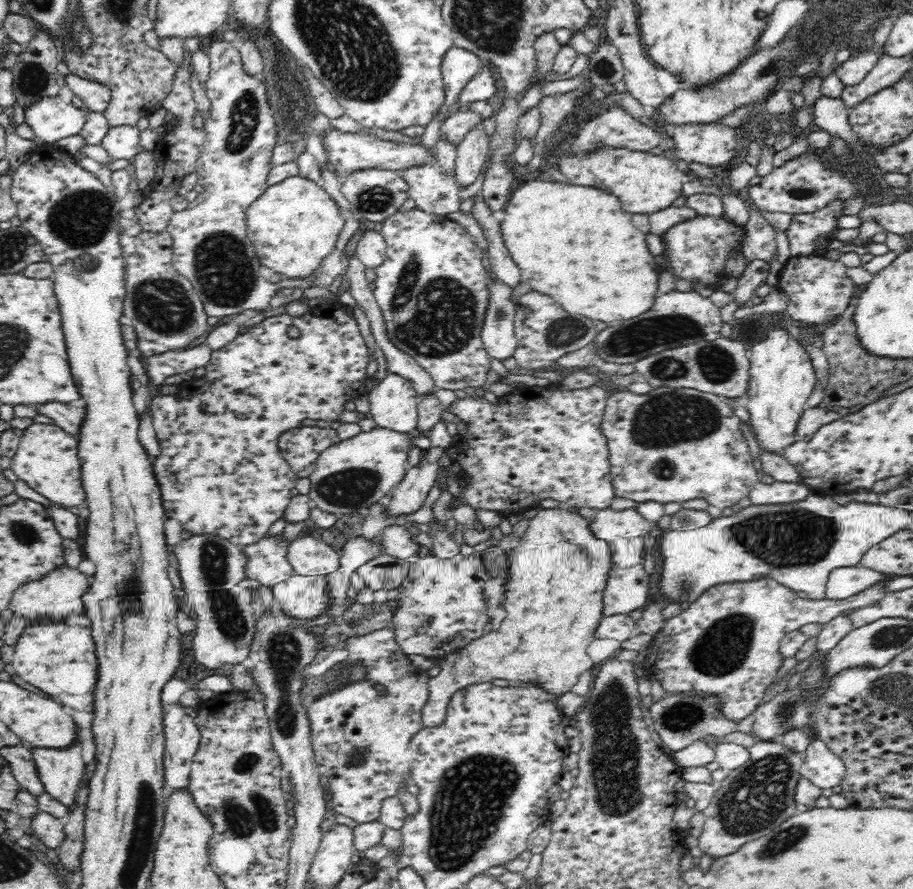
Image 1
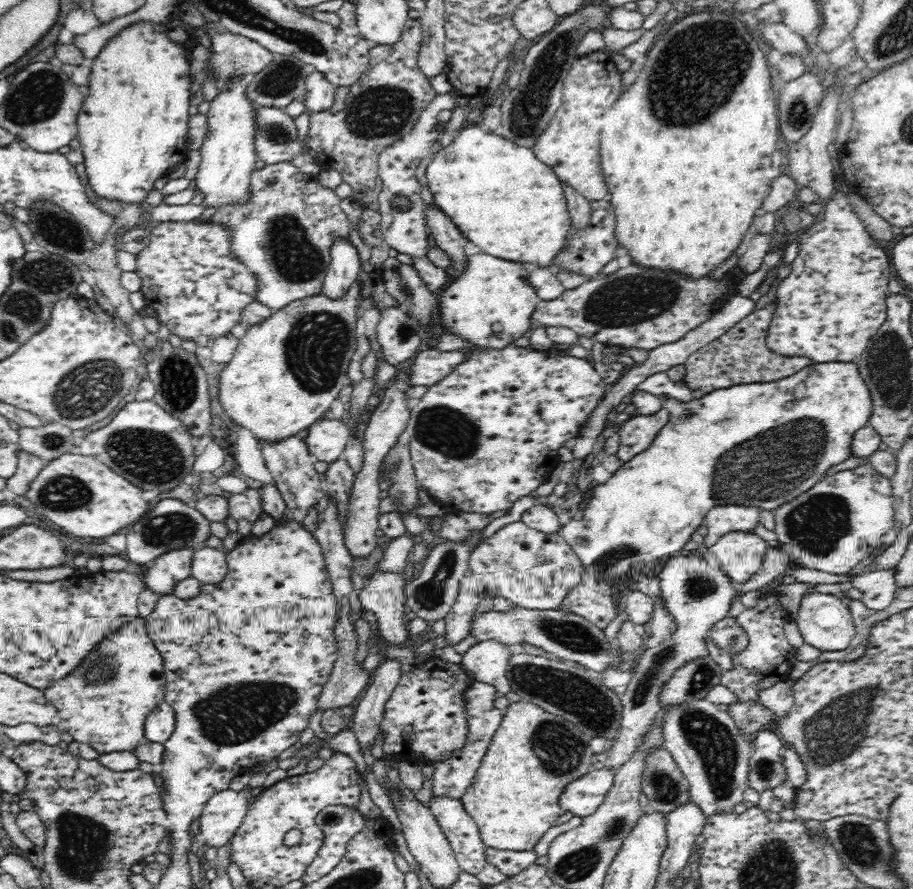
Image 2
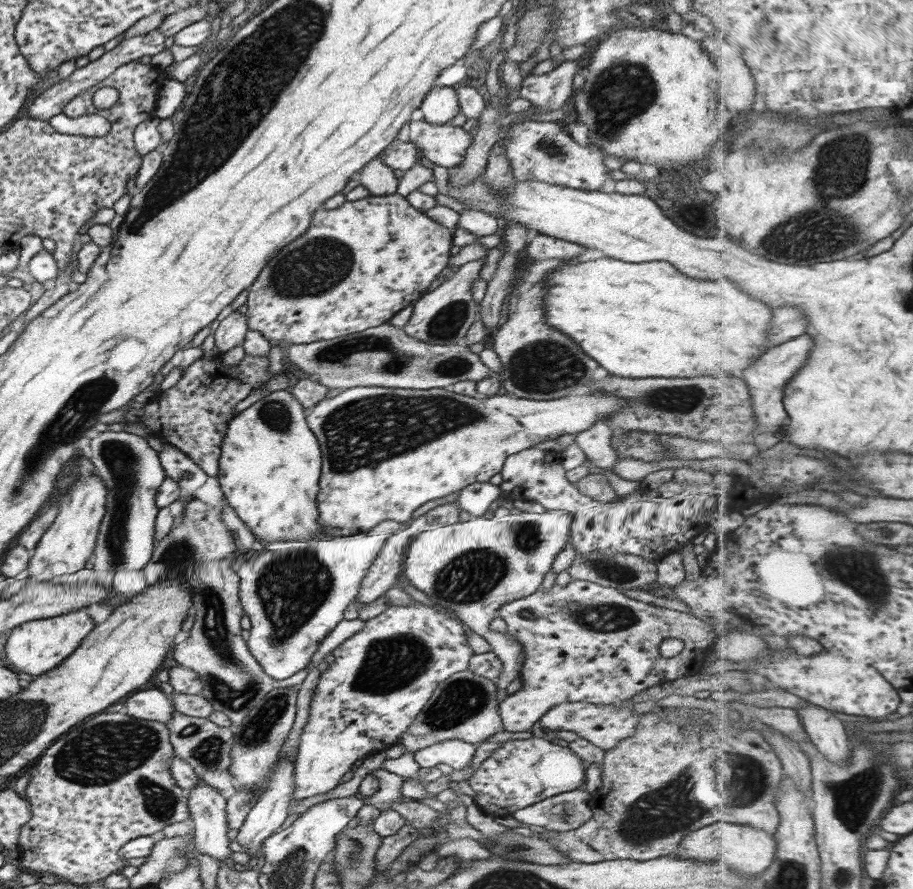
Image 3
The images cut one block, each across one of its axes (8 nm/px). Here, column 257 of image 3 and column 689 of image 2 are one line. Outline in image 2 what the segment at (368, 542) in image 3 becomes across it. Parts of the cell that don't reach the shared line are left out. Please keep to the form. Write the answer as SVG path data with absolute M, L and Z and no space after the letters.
M694 550L671 556L660 570L658 578L661 600L676 629L660 644L644 648L632 669L631 681L621 698L623 710L618 737L608 748L606 761L603 762L608 771L616 772L635 756L650 734L656 718L661 718L663 714L660 694L664 686L672 680L678 668L710 656L710 649L706 645L710 630L728 616L734 600L742 596L738 584L730 579L719 564L708 564L702 554Z

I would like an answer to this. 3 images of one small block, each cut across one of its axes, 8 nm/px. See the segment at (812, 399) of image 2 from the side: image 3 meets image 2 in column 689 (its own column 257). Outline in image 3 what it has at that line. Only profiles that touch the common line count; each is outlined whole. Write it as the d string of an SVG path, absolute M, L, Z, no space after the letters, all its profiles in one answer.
M285 389L267 394L227 422L226 436L221 438L216 479L225 501L251 530L256 550L270 542L329 541L337 538L319 522L315 496L319 492L321 458L317 439L305 420L305 410Z

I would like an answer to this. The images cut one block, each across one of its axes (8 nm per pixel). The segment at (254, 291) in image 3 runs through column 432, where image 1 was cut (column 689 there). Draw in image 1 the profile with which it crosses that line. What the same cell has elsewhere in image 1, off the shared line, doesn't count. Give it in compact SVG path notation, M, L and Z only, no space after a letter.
M698 215L696 218L673 226L662 237L665 243L665 256L668 257L676 277L686 279L689 287L693 280L699 280L716 288L727 277L725 265L728 252L742 243L744 227L738 227L728 218Z

